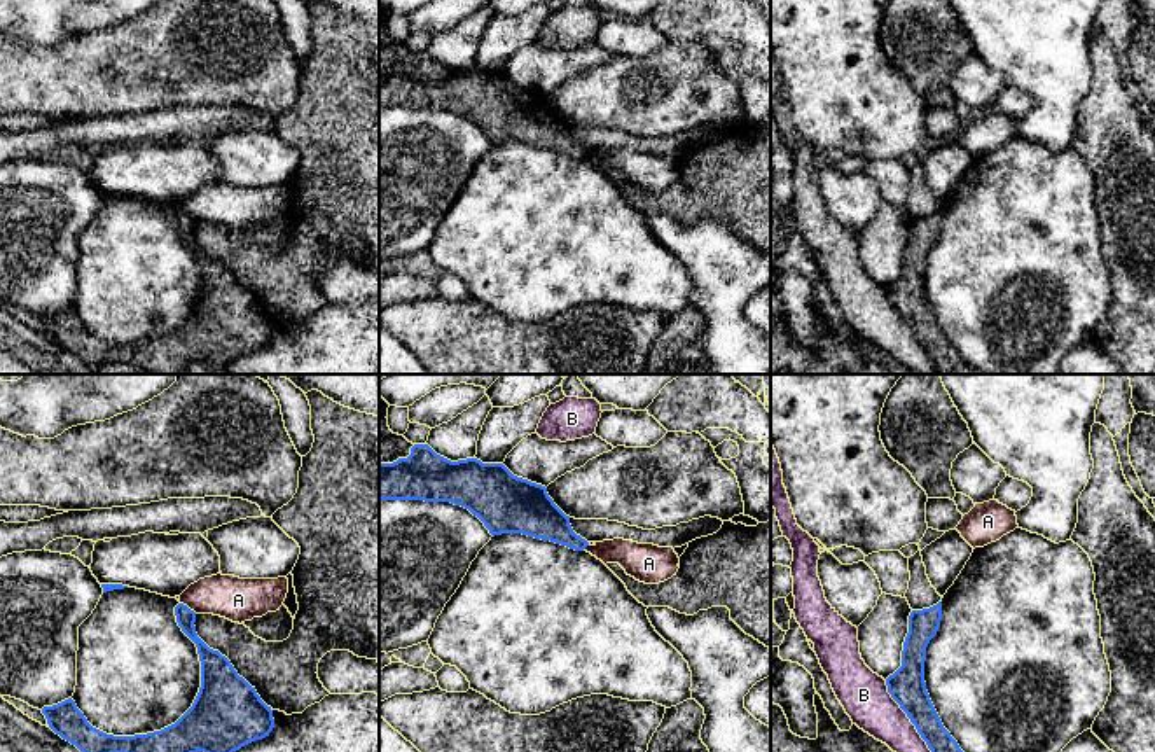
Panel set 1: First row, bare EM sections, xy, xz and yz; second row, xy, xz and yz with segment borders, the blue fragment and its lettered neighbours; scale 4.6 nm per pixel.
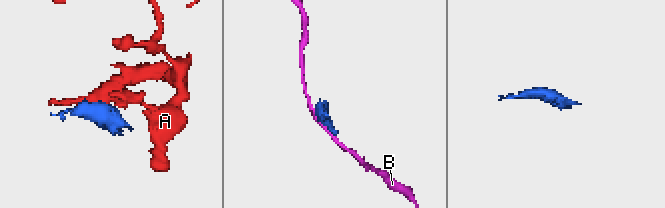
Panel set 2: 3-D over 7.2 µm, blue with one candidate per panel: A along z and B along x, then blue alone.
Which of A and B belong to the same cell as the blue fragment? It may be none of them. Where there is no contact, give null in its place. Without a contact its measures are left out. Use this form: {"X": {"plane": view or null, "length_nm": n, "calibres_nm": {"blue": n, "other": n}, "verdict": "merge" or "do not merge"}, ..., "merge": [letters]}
{"A": {"plane": "xy", "length_nm": 90, "calibres_nm": {"blue": 90, "other": 200}, "verdict": "do not merge"}, "B": {"plane": "yz", "length_nm": 460, "calibres_nm": {"blue": 170, "other": 220}, "verdict": "do not merge"}, "merge": []}

